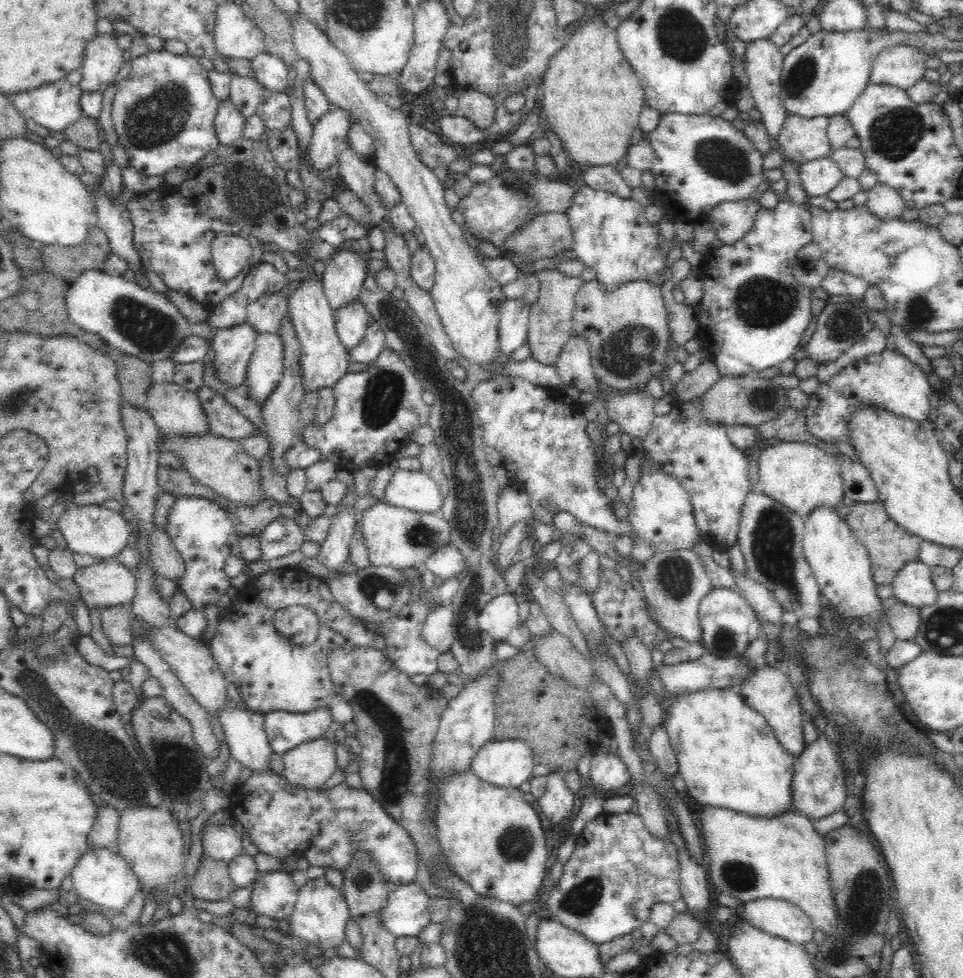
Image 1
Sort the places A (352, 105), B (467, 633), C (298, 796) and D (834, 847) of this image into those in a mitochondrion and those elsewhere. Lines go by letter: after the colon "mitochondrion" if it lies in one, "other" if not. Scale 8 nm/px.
A: other
B: mitochondrion
C: other
D: other

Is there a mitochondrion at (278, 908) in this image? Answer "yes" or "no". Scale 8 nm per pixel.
no

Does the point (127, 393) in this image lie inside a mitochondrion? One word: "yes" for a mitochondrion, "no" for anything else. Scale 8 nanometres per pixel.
no

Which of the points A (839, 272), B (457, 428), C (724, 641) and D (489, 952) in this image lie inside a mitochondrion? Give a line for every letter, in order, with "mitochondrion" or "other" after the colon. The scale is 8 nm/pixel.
A: other
B: mitochondrion
C: mitochondrion
D: mitochondrion

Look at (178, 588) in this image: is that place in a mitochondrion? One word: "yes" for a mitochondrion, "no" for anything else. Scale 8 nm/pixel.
no

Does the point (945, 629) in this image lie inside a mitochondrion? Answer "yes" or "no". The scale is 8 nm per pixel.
yes

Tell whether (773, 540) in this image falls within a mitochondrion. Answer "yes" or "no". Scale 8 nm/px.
yes

